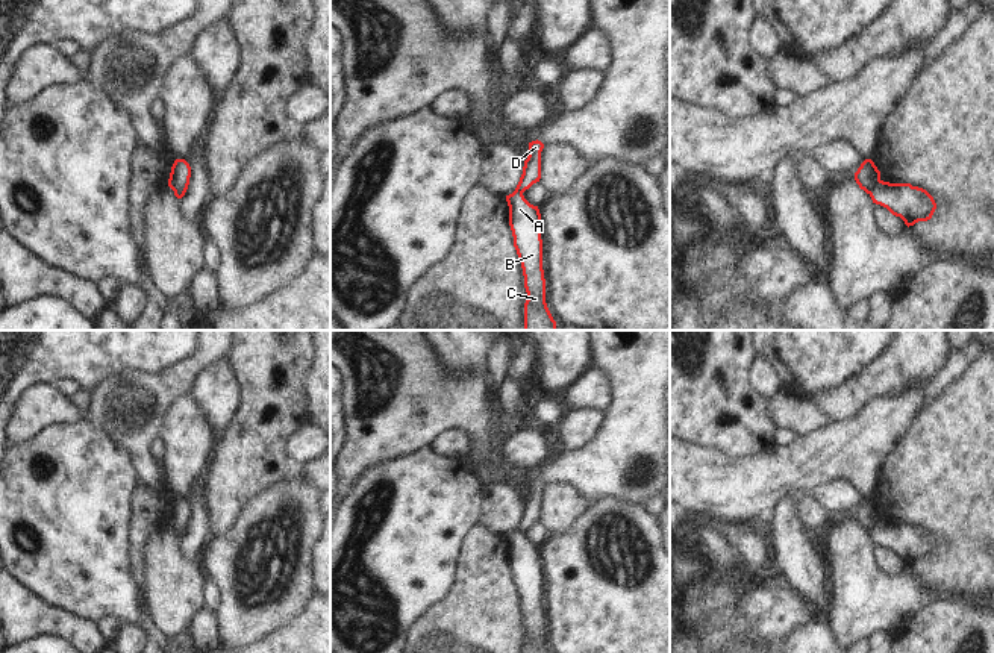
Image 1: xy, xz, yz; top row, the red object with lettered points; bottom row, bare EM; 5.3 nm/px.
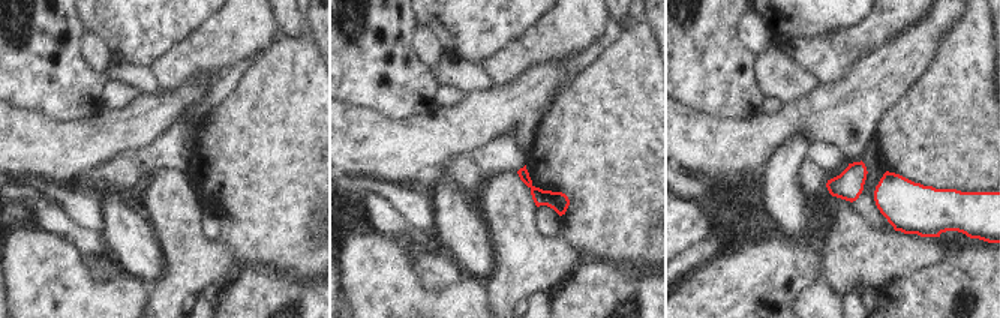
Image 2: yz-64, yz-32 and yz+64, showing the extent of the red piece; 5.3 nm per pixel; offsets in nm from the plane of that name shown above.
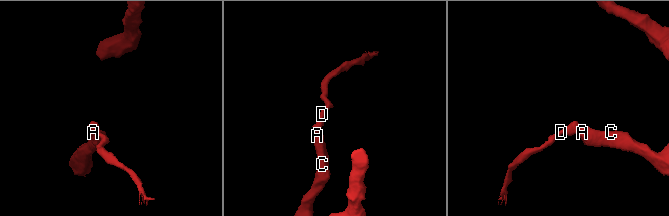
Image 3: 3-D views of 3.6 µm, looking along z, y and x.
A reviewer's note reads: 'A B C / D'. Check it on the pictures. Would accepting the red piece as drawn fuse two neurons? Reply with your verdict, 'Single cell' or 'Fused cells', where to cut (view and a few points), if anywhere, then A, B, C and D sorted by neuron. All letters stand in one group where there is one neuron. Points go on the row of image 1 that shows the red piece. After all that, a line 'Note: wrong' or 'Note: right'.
Fused cells. Split along yz (879, 179), (868, 193). Groups: A B C / D
Note: right

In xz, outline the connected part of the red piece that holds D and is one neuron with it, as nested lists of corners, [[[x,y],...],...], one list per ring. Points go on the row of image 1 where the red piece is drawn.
[[[538,139],[529,142],[529,156],[524,161],[523,174],[520,177],[520,182],[515,188],[515,191],[524,192],[533,183],[539,182],[539,179],[541,179],[541,152],[542,152],[542,148],[544,148],[544,144]]]

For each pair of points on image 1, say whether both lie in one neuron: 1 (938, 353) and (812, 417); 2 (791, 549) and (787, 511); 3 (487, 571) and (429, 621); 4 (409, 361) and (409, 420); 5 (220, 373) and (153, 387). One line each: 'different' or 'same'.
1: different
2: same
3: same
4: same
5: different

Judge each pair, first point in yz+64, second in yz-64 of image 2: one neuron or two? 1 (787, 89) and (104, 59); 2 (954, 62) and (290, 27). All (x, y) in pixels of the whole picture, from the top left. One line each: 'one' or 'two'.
1: two
2: two

